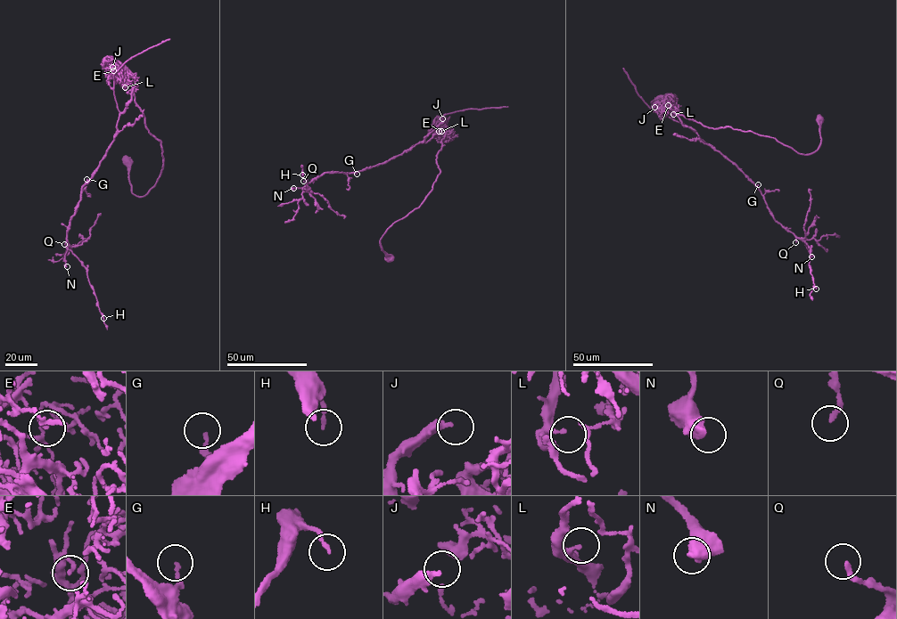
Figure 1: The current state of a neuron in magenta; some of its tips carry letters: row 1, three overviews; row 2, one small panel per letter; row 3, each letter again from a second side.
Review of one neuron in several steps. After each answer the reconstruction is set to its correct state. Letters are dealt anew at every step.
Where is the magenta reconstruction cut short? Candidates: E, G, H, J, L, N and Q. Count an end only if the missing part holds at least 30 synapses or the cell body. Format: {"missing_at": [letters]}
{"missing_at": ["J"]}

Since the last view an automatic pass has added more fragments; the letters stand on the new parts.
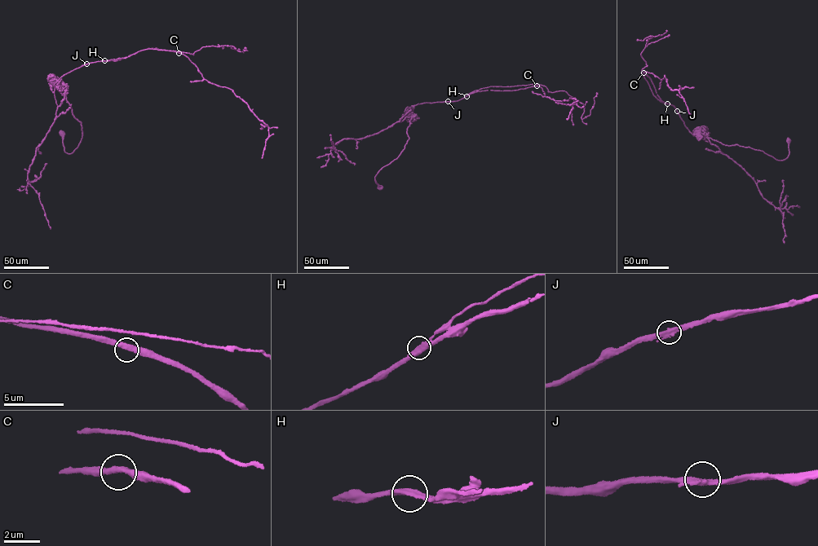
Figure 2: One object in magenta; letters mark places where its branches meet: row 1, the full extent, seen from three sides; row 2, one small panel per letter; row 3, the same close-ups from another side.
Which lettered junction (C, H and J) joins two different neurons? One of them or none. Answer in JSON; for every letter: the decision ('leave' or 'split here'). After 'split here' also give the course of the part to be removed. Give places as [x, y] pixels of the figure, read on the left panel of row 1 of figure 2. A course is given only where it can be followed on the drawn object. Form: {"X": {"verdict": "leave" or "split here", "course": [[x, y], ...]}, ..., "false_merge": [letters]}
{"C": {"verdict": "leave"}, "H": {"verdict": "split here", "course": [[104, 60], [124, 58], [150, 48], [193, 55], [203, 46], [232, 46], [243, 52], [245, 50], [245, 47]]}, "J": {"verdict": "leave"}, "false_merge": ["H"]}

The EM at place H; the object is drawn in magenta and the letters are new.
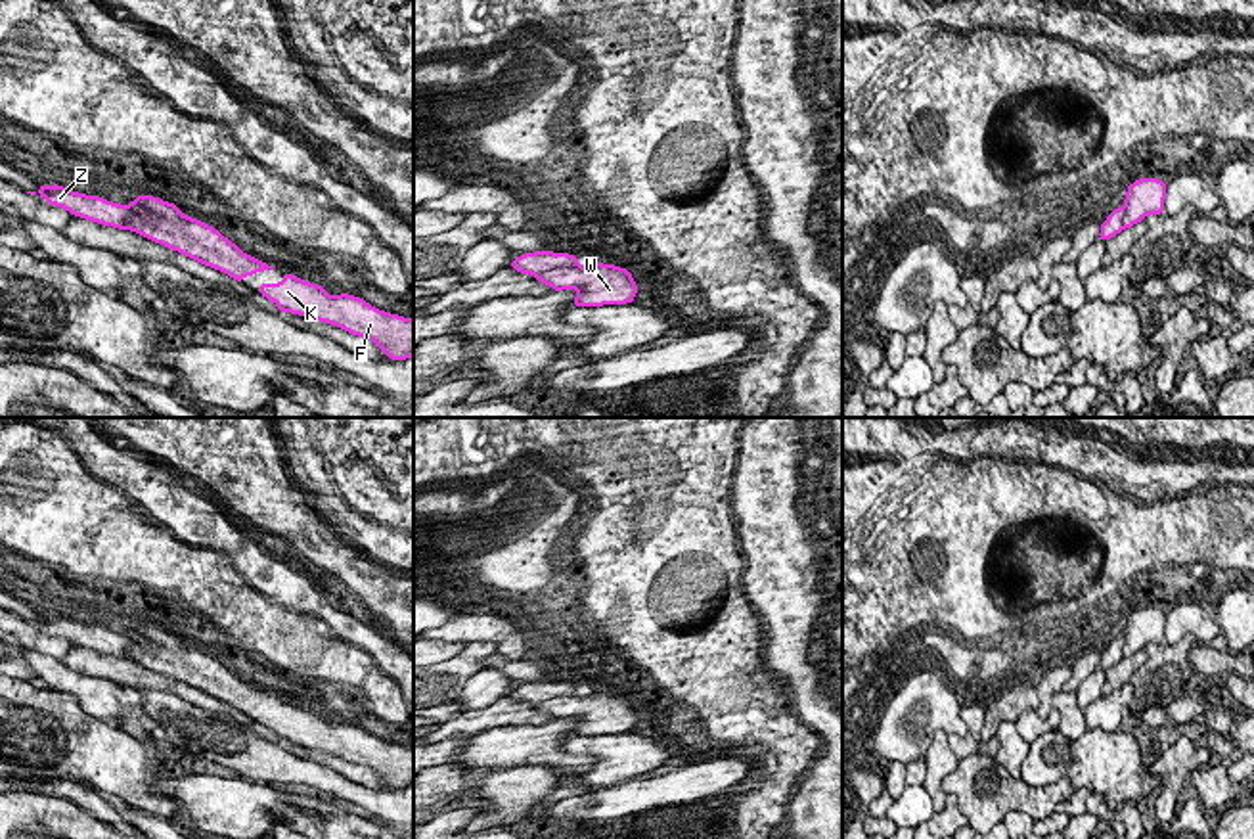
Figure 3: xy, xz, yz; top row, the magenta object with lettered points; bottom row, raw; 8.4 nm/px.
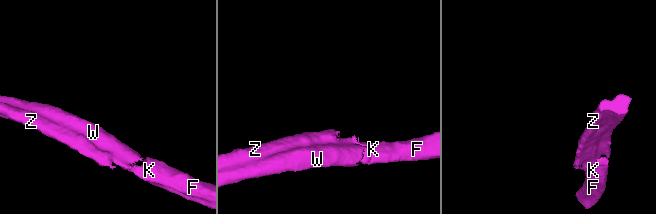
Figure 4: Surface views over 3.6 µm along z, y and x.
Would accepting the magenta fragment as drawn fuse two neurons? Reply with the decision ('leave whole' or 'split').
split

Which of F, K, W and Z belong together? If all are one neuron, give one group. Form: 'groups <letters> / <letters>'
groups F K W / Z

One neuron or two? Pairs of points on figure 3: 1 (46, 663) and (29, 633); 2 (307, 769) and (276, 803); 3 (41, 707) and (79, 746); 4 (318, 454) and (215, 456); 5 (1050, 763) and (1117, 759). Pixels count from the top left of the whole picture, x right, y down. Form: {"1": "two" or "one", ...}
{"1": "two", "2": "two", "3": "one", "4": "one", "5": "one"}

